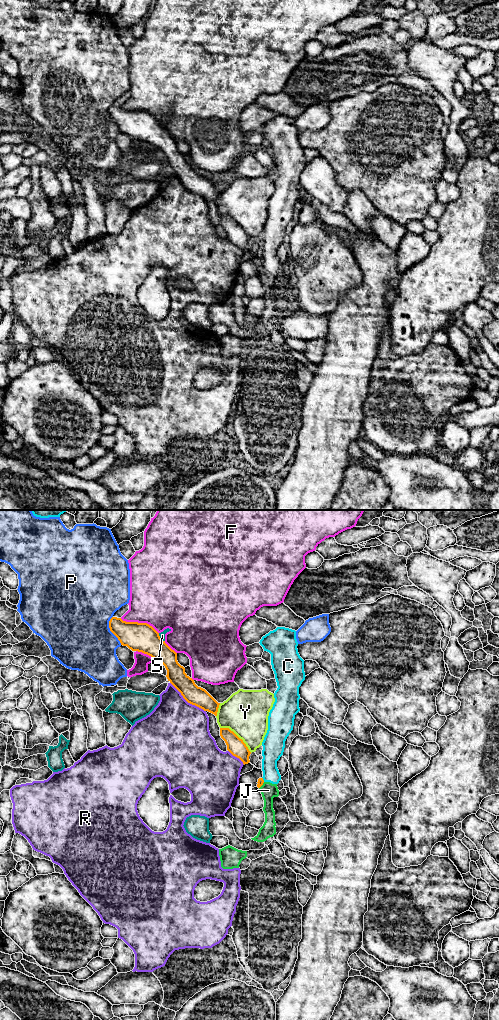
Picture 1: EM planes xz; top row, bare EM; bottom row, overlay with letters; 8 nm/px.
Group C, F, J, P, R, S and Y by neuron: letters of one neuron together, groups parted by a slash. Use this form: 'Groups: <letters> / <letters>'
Groups: C J / F / P / R / S / Y

